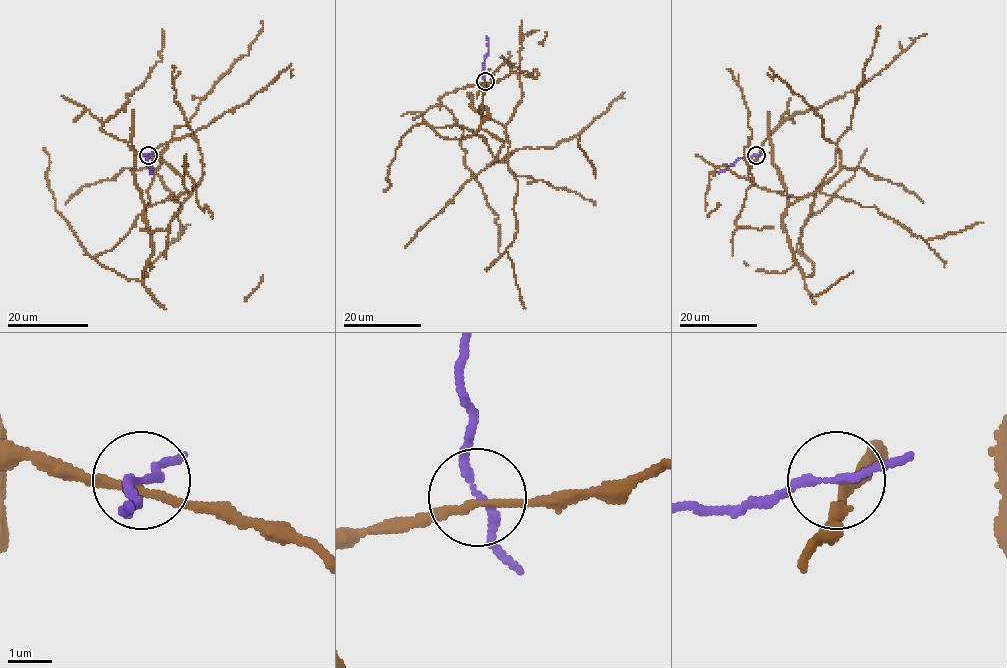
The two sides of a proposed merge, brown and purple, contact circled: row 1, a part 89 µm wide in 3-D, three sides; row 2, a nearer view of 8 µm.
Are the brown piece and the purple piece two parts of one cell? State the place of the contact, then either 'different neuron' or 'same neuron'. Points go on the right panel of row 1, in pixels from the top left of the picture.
(756, 155) | different neuron

